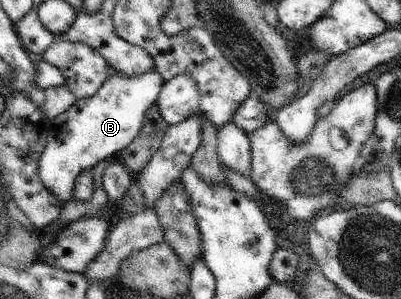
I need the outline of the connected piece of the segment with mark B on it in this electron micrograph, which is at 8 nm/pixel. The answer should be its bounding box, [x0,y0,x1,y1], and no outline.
[38,70,164,203]

